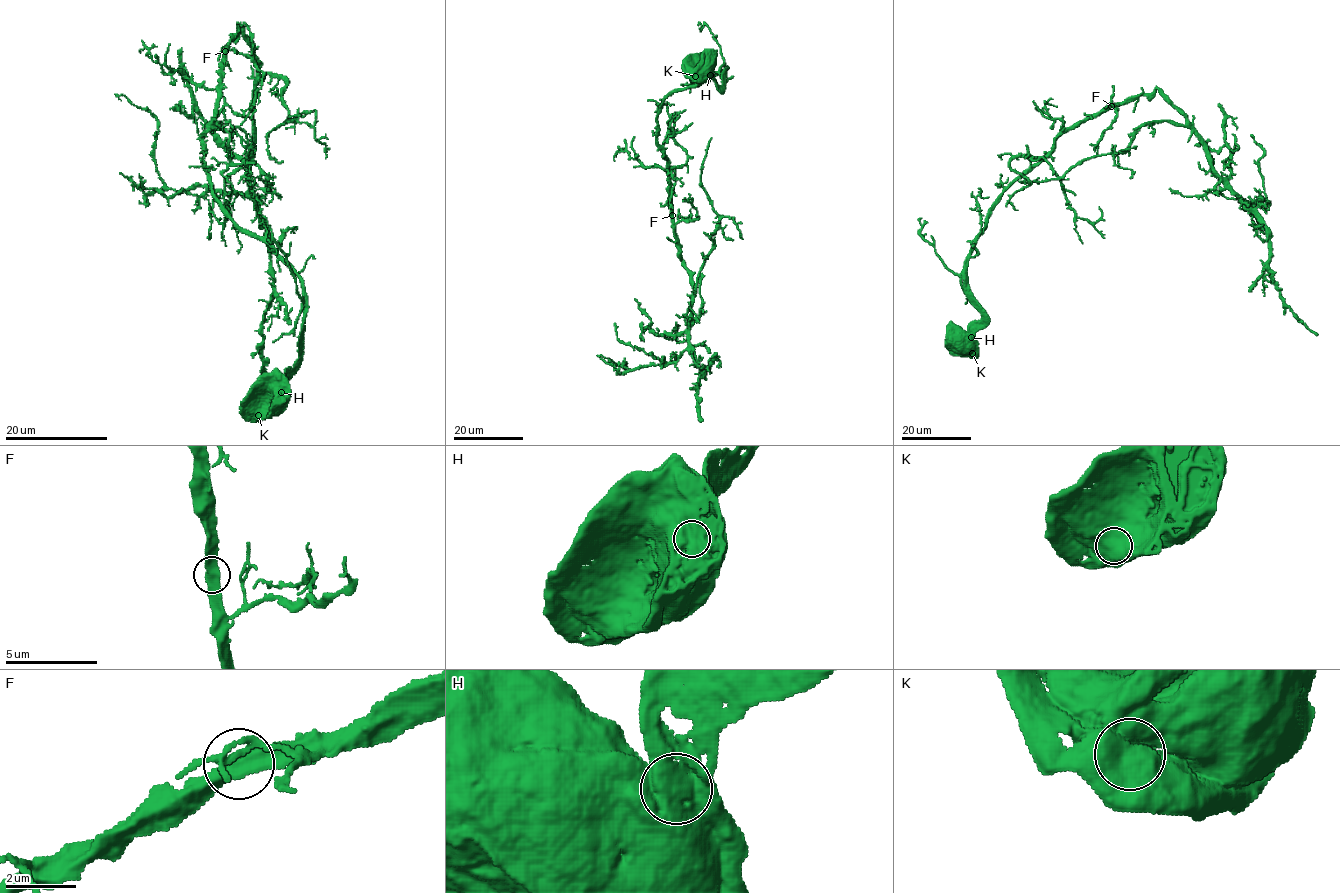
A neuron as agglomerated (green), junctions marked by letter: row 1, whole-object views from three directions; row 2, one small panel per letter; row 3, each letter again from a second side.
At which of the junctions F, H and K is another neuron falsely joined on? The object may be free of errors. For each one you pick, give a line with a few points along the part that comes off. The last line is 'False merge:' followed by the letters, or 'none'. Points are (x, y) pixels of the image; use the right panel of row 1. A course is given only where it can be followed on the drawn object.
False merge: none

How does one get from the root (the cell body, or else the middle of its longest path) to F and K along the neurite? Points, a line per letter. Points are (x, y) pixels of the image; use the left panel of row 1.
F: (278, 392), (302, 343), (302, 279), (213, 197), (203, 134), (215, 116), (225, 51)
K: (278, 392), (258, 415)

